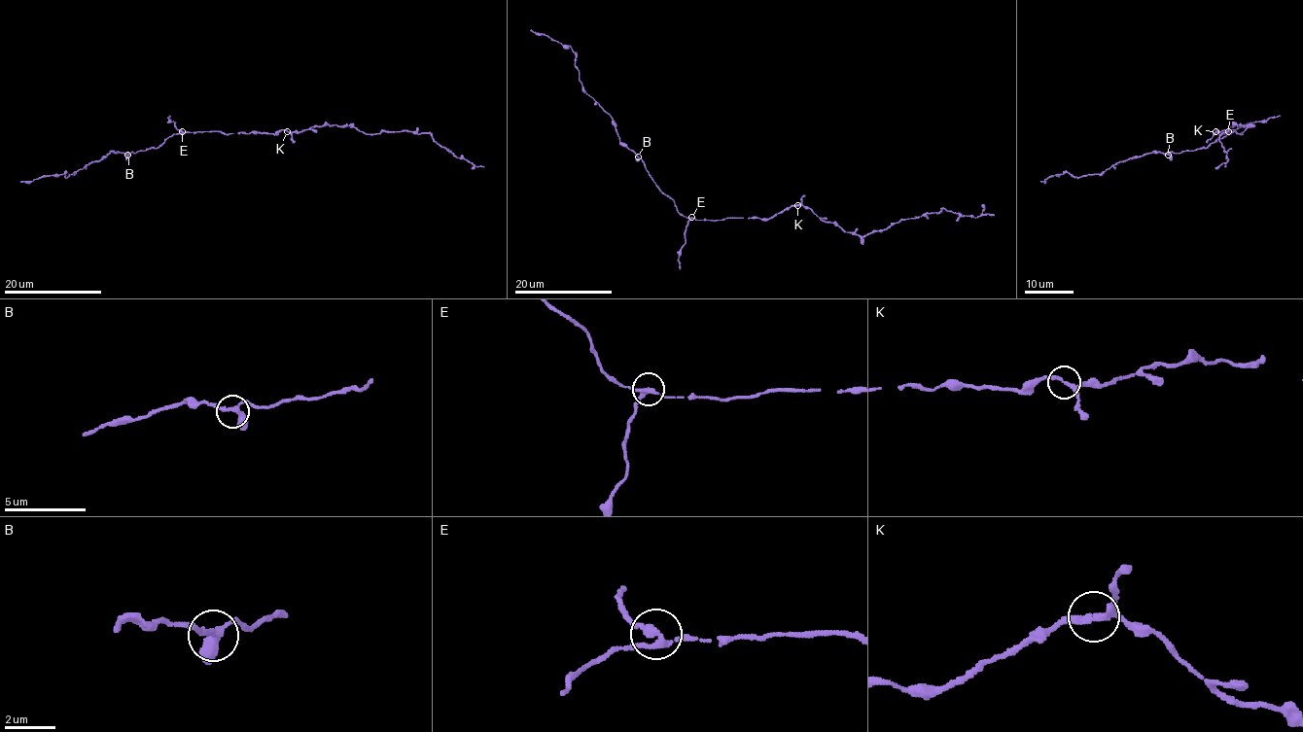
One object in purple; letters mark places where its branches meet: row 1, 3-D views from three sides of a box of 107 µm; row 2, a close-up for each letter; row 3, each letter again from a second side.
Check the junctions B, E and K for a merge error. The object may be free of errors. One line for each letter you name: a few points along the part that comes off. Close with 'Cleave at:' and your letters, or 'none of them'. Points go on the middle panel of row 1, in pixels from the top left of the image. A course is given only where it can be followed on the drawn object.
E: (691, 217), (686, 227), (686, 244), (678, 258), (679, 269)
Cleave at: E

